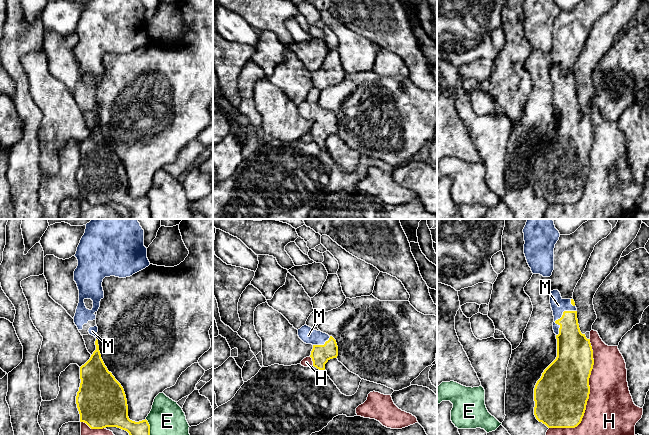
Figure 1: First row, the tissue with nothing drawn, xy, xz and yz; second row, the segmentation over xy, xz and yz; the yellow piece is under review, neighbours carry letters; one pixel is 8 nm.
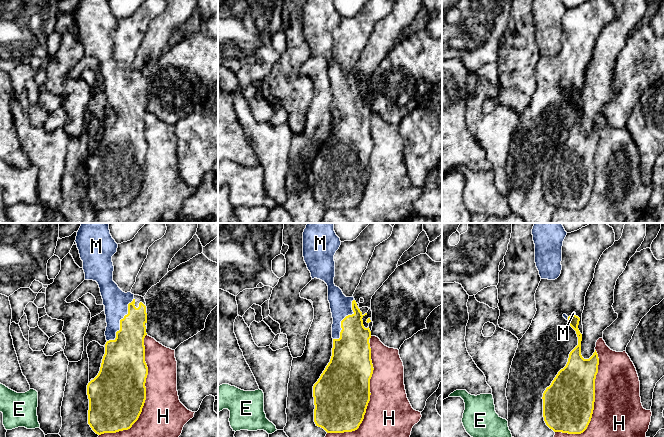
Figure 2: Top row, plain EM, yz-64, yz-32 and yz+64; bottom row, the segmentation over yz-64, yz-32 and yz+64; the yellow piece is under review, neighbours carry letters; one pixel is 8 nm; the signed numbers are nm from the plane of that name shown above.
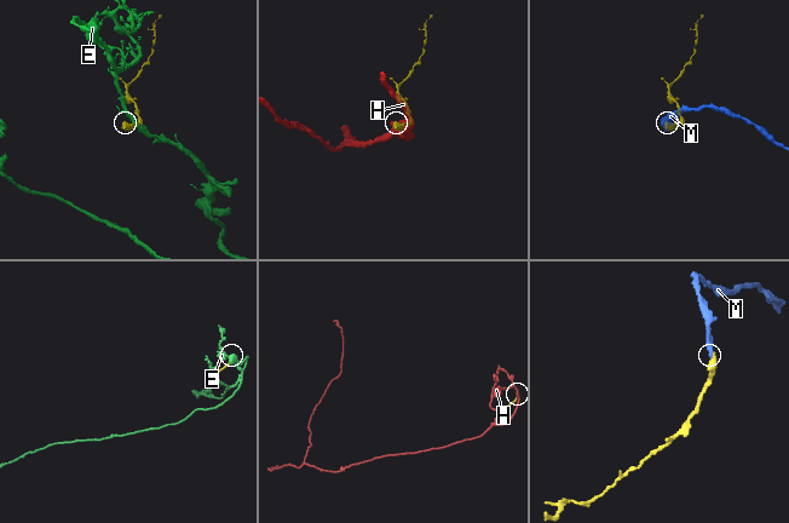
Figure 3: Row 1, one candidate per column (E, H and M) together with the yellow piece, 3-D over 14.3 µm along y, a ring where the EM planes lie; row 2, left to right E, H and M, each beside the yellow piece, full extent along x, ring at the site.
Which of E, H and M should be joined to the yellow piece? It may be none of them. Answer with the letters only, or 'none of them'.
M

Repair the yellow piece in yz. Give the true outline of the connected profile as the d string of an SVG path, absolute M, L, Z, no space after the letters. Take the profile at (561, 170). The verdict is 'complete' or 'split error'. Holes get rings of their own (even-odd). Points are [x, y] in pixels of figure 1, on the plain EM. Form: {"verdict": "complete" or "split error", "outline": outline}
{"verdict": "split error", "outline": "M558 66L550 69L553 106L557 115L557 133L544 146L534 164L534 191L548 204L575 204L584 192L590 170L589 154L594 141L590 115L582 110L573 75L563 75Z"}

